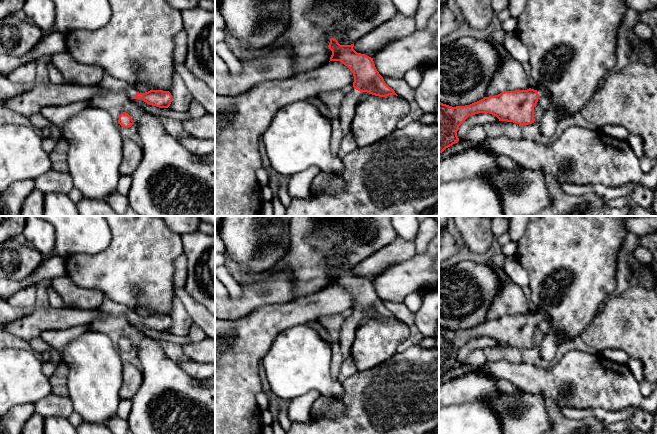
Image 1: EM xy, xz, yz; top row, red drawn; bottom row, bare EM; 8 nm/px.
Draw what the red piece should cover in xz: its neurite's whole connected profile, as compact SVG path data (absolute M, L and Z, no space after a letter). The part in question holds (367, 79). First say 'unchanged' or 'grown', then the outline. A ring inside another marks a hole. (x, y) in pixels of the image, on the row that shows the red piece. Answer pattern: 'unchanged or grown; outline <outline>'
grown; outline M331 38L328 47L332 51L330 61L340 61L350 69L354 76L354 89L345 96L338 117L343 136L346 136L351 132L355 108L363 92L379 97L398 95L385 83L375 67L373 58L357 53L353 49L354 43L340 45L336 39Z

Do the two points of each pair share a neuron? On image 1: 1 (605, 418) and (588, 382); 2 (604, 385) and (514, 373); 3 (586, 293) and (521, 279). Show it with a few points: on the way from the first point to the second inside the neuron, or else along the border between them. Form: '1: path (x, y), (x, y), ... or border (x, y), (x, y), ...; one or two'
1: border (576, 408), (624, 408); two
2: path (582, 380), (536, 380); one
3: border (517, 260), (527, 273), (529, 285); two

